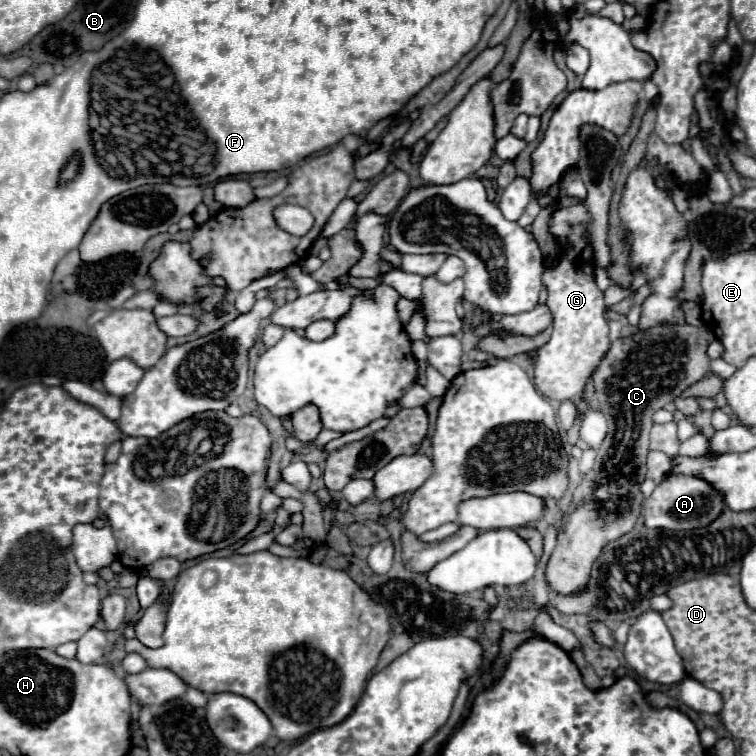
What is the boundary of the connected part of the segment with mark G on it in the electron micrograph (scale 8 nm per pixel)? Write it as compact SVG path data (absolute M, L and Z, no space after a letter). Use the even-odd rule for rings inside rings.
M584 203L572 205L572 207L562 207L552 213L548 221L548 231L556 239L560 247L560 259L554 267L544 271L542 283L548 291L546 305L554 317L552 321L552 337L546 345L536 347L528 351L526 355L534 359L534 383L540 393L544 393L552 401L568 401L576 399L582 395L584 385L604 359L604 355L610 349L610 339L608 339L608 323L602 317L604 313L604 293L598 289L594 281L594 269L596 269L596 259L594 259L594 249L592 249L592 235L590 235L590 225L592 225L592 215Z

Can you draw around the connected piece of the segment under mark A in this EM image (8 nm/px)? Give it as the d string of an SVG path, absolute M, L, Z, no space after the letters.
M668 475L654 493L646 499L646 511L644 511L644 523L646 527L658 527L658 529L674 529L674 531L688 531L706 527L706 523L712 523L724 509L722 497L702 479L686 477L686 475Z

